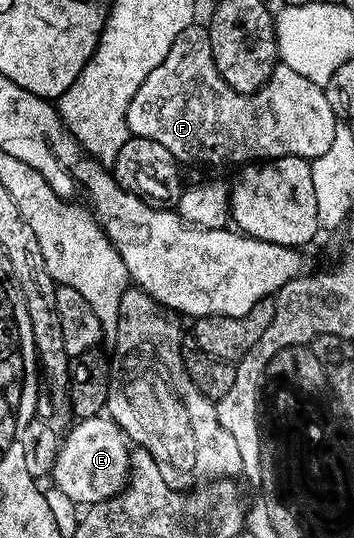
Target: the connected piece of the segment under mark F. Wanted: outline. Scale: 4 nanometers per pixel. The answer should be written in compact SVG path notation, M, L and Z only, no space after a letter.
M200 23L188 25L186 31L174 39L174 47L170 47L166 59L154 67L150 75L146 75L146 83L138 87L128 108L128 132L131 136L154 139L162 143L162 147L166 147L166 151L170 151L177 161L197 161L200 165L220 165L225 161L228 165L243 166L245 163L263 163L284 156L313 159L329 150L334 142L337 124L338 119L334 111L330 111L330 103L326 103L323 88L298 75L298 71L290 71L290 67L283 63L277 64L271 79L258 92L234 91L234 87L222 79L214 63L210 35Z

